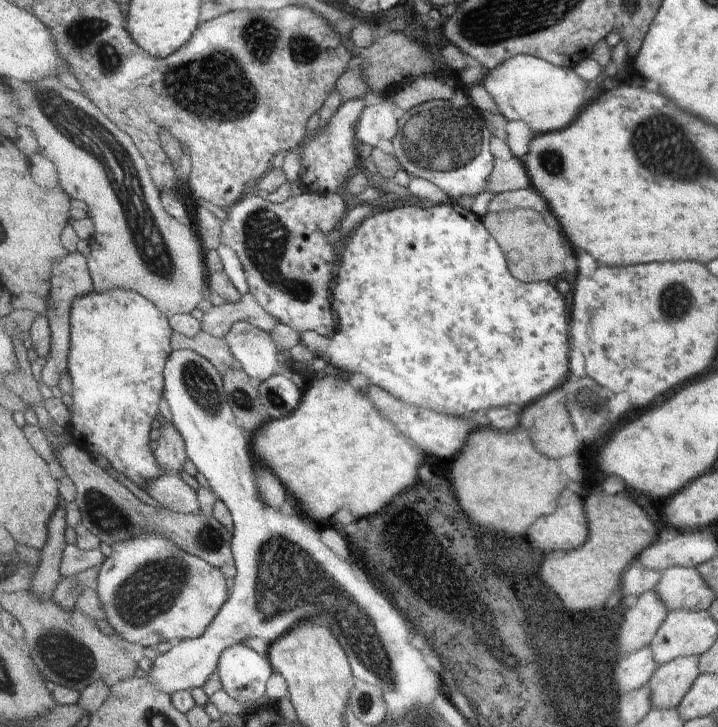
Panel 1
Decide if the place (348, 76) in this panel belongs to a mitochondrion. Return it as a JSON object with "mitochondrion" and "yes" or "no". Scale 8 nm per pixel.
{"mitochondrion":"no"}

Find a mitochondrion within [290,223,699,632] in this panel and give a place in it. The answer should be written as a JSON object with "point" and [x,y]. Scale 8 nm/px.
{"point":[677,299]}

